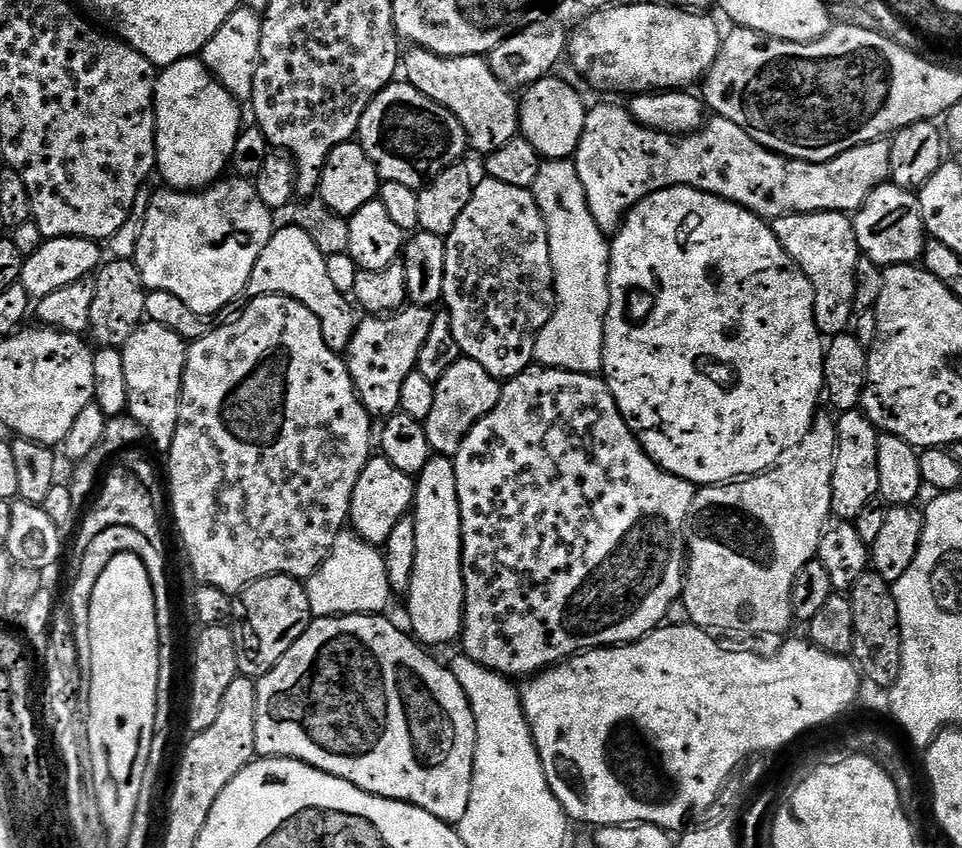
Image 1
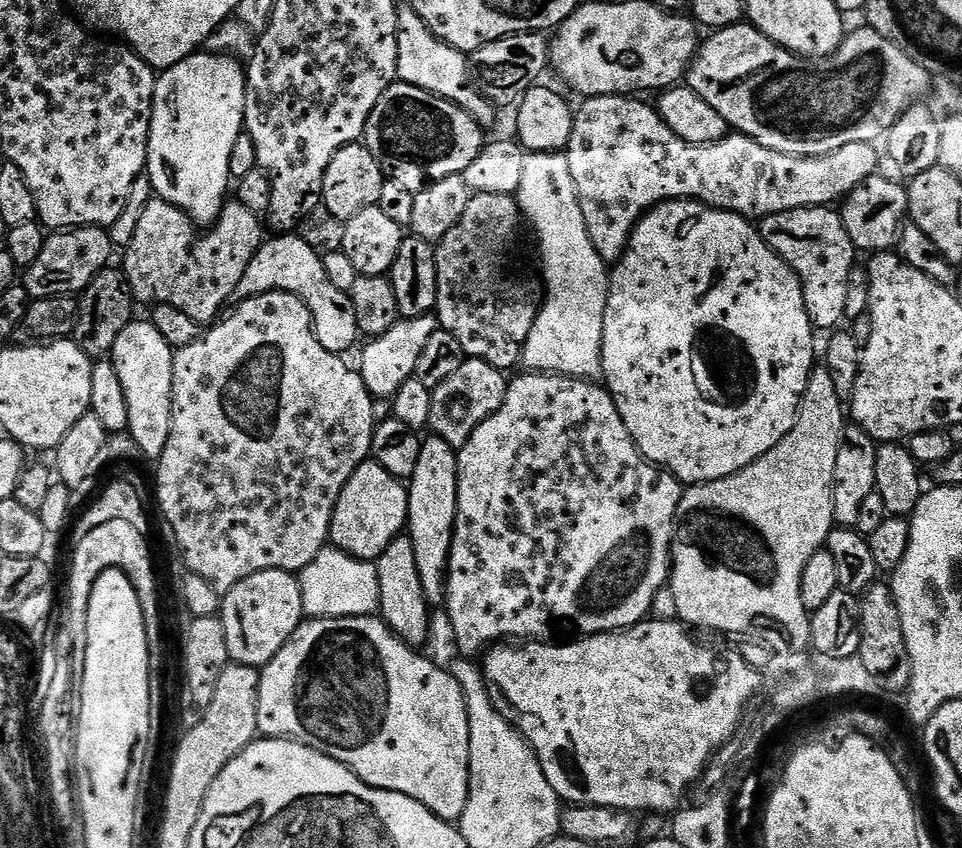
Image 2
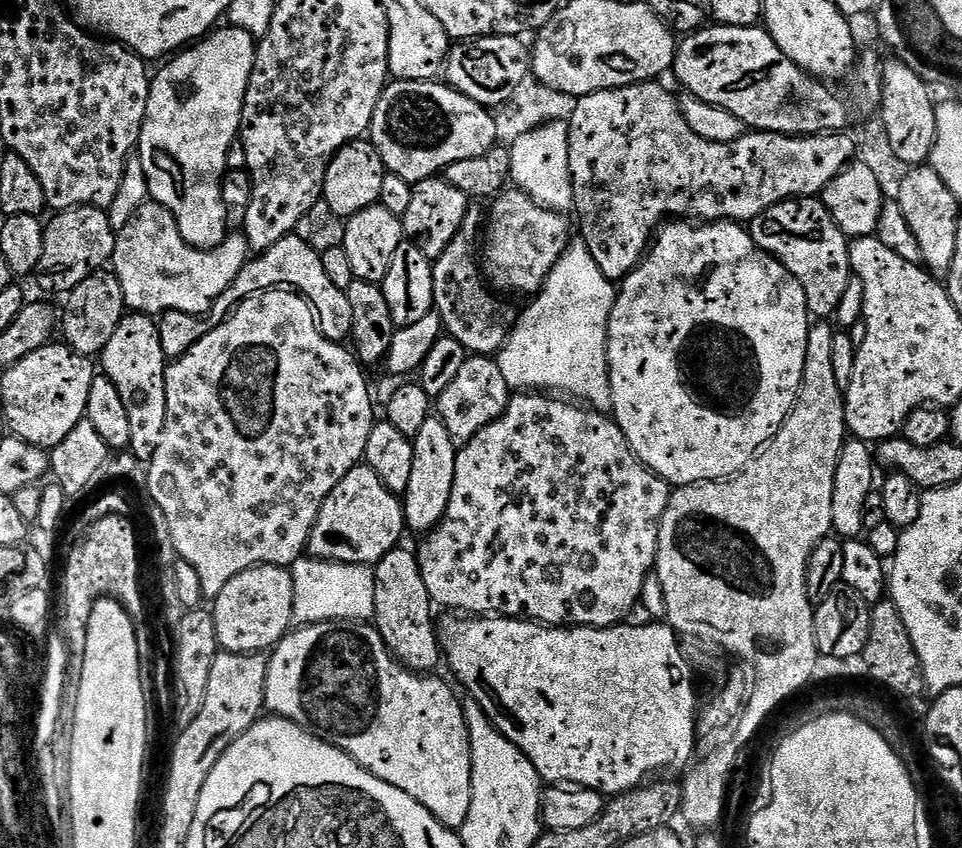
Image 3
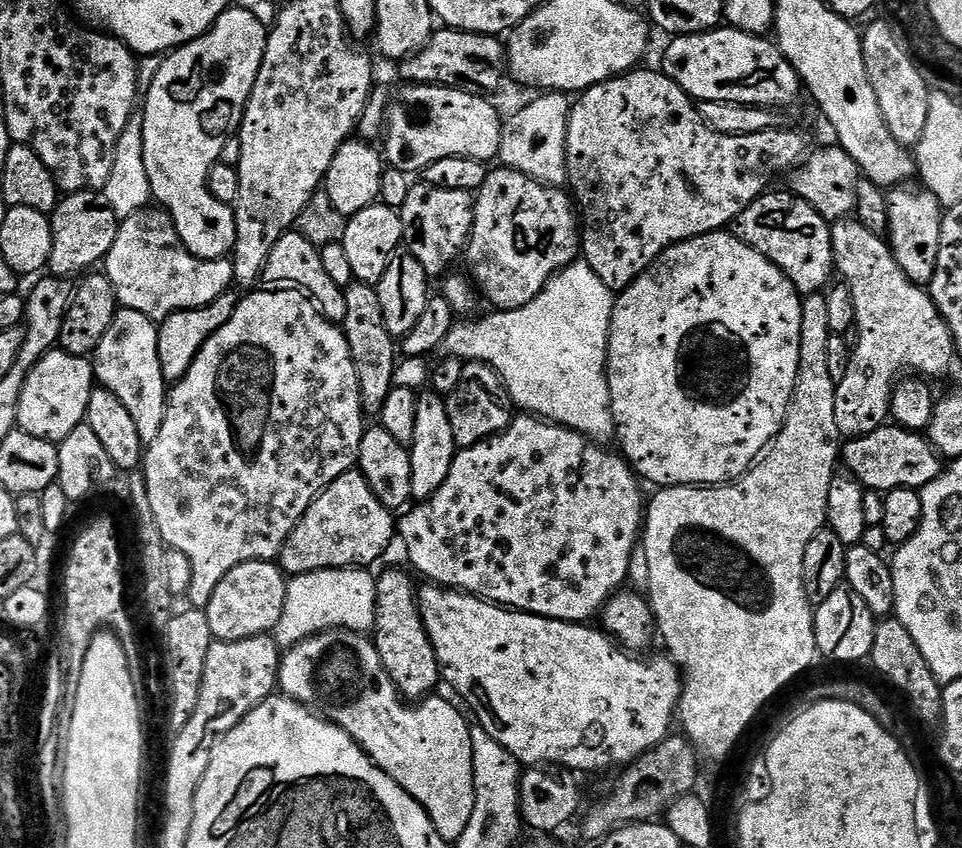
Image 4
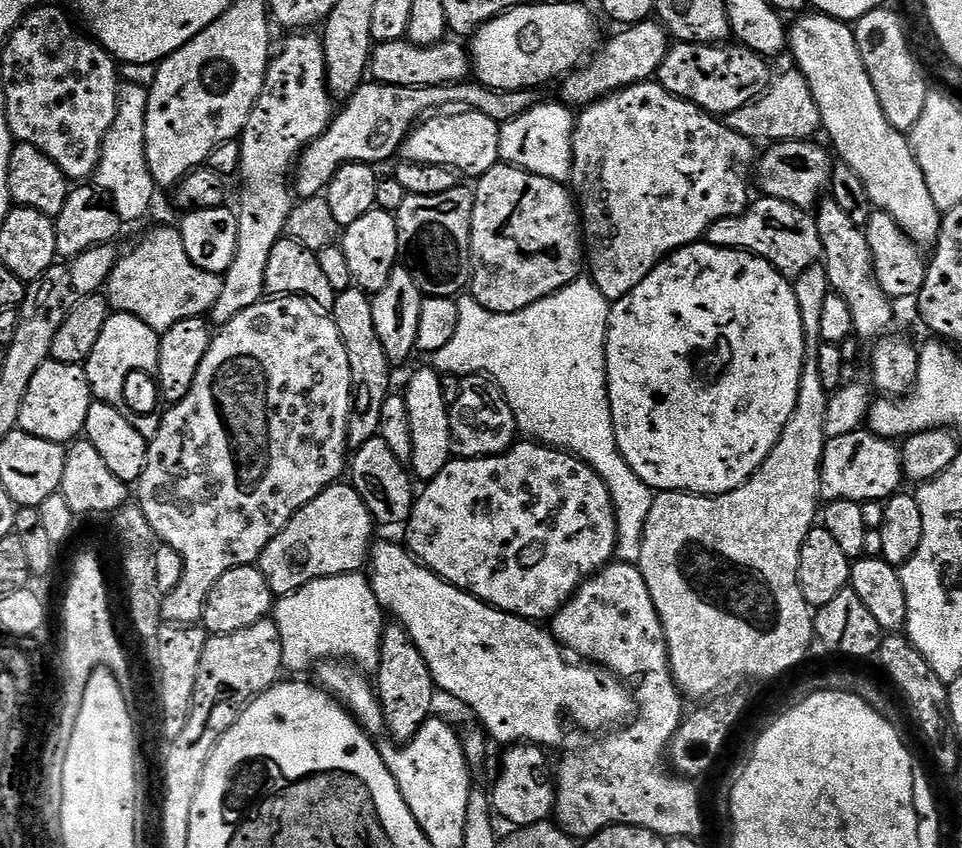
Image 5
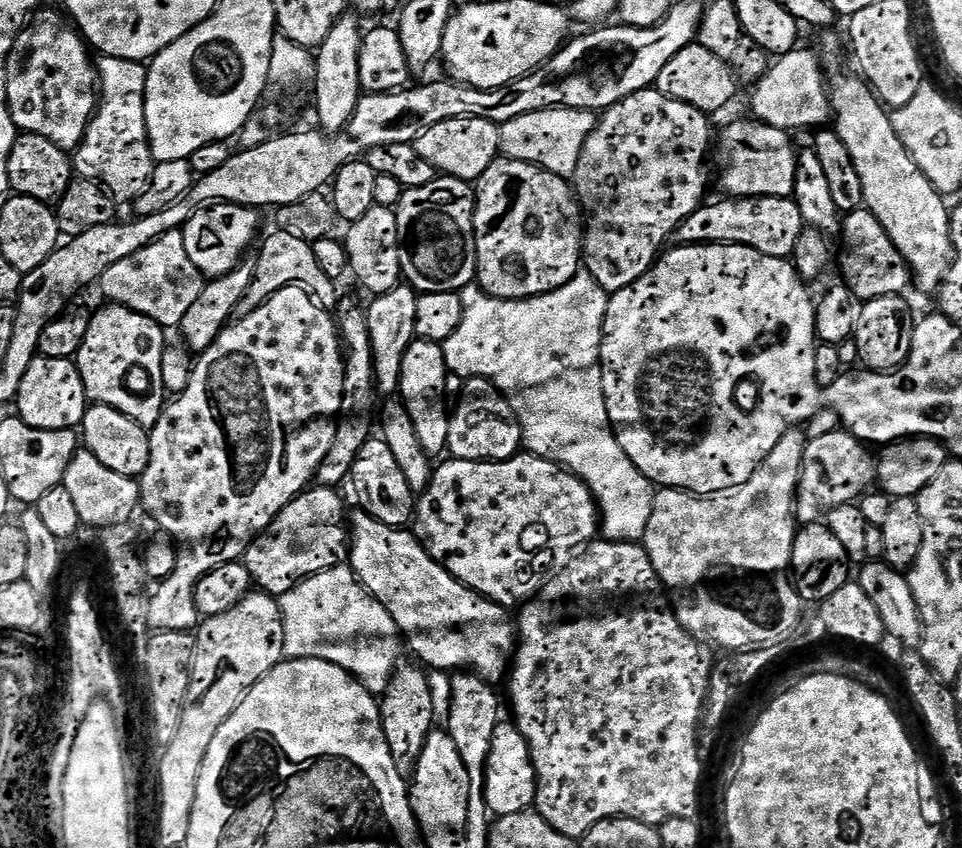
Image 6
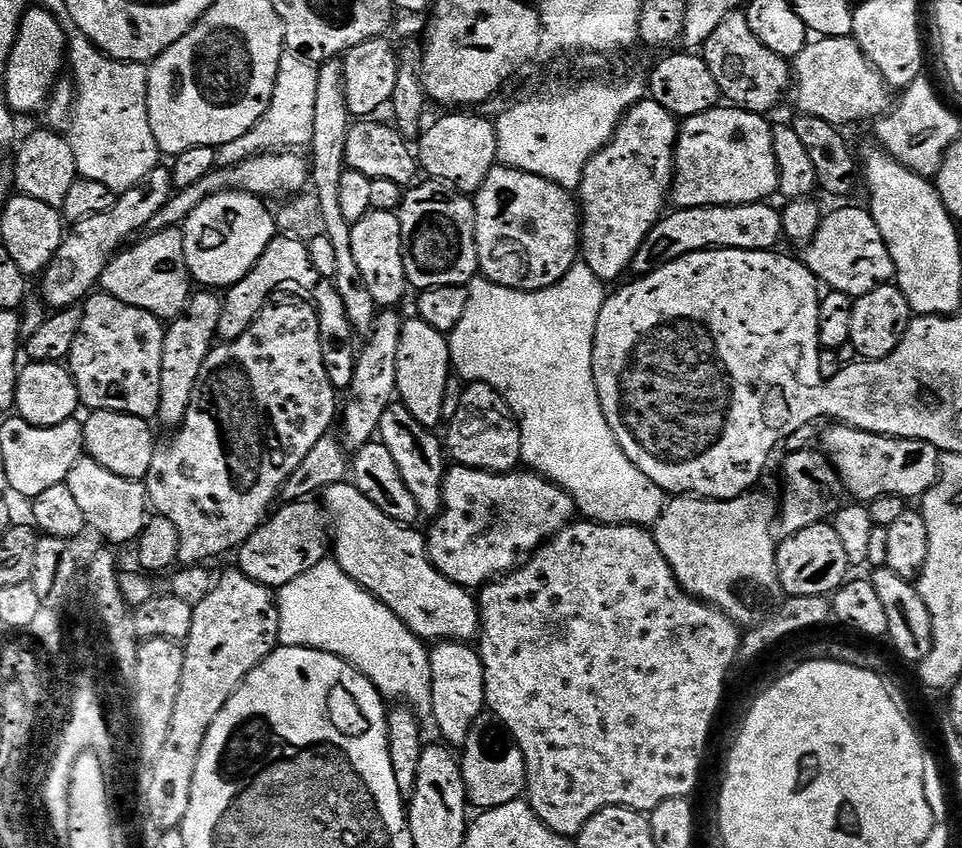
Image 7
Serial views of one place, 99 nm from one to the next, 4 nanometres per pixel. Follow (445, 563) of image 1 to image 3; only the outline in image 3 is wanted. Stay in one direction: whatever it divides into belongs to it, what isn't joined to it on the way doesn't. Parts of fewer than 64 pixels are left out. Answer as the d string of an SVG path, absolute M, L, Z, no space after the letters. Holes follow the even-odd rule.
M433 414L423 424L422 430L414 437L414 466L410 470L410 486L402 494L404 506L404 522L409 529L419 534L427 534L440 523L446 514L446 506L450 502L450 490L454 486L456 473L456 453L458 446L450 438L450 430Z

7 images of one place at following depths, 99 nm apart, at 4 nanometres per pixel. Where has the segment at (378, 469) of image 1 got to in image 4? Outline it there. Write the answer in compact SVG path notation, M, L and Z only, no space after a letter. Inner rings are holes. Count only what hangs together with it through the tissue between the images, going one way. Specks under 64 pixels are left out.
M353 470L342 474L334 482L330 482L328 489L318 497L317 500L306 510L306 514L302 514L302 518L298 522L298 526L294 526L294 530L286 538L286 542L282 546L278 557L278 563L280 565L281 572L287 574L289 577L294 576L305 576L311 572L321 572L327 568L368 568L372 566L372 563L387 550L388 547L392 544L392 536L397 535L398 524L394 519L393 513L390 513L386 510L386 506L382 506L382 502L378 502L378 498L374 498L374 490L370 490L370 486L366 482L366 478L358 470Z

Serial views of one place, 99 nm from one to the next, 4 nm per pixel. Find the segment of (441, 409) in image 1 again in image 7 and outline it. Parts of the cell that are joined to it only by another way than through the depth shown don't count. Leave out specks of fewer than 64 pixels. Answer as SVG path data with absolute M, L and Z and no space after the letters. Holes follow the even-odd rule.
M473 383L464 392L464 400L468 405L464 408L460 420L452 424L448 432L446 448L457 465L493 474L508 474L522 460L522 437L516 417L508 408L508 403L499 392L486 384ZM452 451L452 452L451 452ZM513 467L513 468L512 468Z

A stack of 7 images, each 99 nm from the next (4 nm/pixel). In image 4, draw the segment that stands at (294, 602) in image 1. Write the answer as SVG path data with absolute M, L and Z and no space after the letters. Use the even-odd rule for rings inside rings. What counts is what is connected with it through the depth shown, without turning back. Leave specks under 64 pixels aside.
M251 560L245 564L233 564L230 574L218 582L206 609L213 637L216 640L245 640L271 633L278 618L282 618L287 589L288 580L279 563Z

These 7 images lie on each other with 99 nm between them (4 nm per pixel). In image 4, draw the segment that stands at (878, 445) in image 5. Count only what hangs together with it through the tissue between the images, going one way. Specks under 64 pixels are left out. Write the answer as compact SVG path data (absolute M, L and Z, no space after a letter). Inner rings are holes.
M885 426L865 436L849 439L842 448L842 464L843 467L848 467L847 475L851 479L857 480L865 489L881 494L899 488L922 489L930 482L934 482L934 478L938 478L942 471L942 457L928 441L927 435L909 432L908 429L899 426Z

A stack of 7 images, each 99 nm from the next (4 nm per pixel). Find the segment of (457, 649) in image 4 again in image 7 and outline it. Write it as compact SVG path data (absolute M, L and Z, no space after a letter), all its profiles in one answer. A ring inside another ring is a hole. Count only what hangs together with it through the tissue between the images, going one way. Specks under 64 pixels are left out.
M337 482L327 487L323 493L328 503L330 523L330 544L334 549L335 563L360 588L364 588L376 600L380 600L403 622L413 634L423 642L472 642L482 632L482 612L472 601L473 593L466 588L451 584L428 559L428 553L423 547L407 548L400 541L395 527L389 526L382 519L376 507L356 489L355 483Z

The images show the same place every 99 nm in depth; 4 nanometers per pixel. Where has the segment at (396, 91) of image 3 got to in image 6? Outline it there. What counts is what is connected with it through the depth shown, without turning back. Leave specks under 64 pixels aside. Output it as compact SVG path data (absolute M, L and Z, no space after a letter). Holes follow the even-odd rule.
M461 116L458 120L443 120L431 124L414 143L418 154L422 154L422 158L426 158L426 162L430 162L430 166L434 166L437 173L476 182L501 155L500 125L492 120Z

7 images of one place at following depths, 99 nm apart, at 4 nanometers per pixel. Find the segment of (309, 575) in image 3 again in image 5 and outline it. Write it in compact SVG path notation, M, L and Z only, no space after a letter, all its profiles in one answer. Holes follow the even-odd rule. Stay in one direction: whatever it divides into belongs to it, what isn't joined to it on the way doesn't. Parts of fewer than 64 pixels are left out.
M360 572L312 580L274 604L274 619L282 638L282 662L287 671L300 674L314 662L343 658L364 670L380 667L380 639L386 623L385 613L372 589L372 581Z

